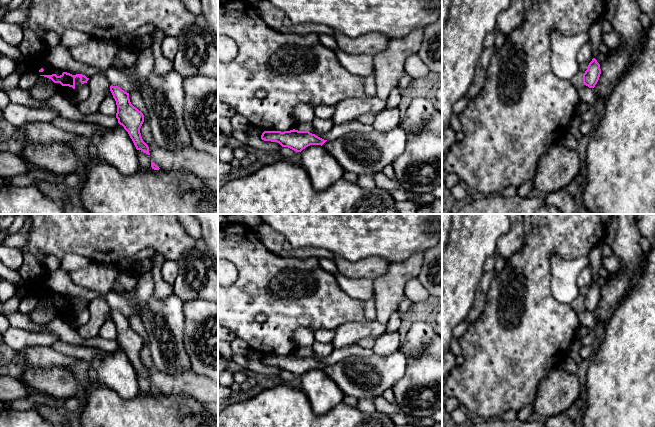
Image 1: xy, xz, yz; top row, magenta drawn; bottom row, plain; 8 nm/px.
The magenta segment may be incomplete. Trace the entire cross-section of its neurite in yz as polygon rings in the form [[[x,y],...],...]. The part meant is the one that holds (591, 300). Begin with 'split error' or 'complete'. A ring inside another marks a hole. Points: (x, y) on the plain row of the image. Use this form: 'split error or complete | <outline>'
complete | [[[595,282],[589,287],[587,294],[583,298],[583,307],[589,312],[594,312],[601,298],[600,288]]]

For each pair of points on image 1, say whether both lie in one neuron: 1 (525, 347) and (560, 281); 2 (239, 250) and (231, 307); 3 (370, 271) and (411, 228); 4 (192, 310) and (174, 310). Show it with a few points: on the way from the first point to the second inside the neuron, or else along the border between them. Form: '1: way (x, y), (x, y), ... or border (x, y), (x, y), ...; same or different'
1: border (550, 272), (550, 293), (557, 300), (571, 304); different
2: way (245, 264), (245, 293); same
3: border (358, 261), (364, 258), (383, 258), (389, 263); different
4: border (182, 302), (185, 333); different

